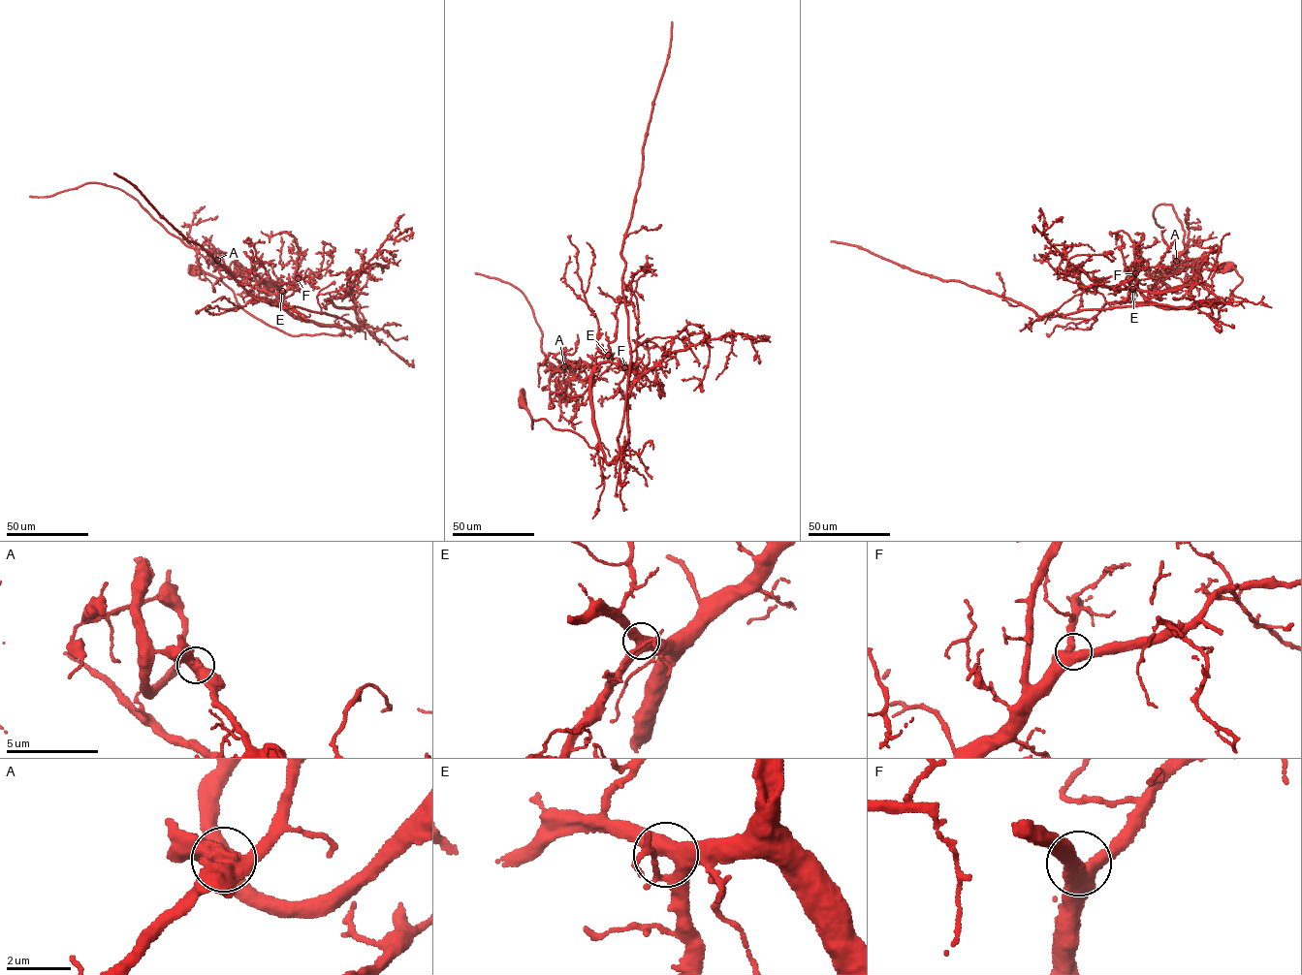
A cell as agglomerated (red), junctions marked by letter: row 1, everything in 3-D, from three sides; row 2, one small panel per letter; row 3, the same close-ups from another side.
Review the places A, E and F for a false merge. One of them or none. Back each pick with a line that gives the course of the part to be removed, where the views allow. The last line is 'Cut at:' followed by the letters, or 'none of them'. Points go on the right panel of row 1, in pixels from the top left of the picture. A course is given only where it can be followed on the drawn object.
A: Course of the part to remove: (1176, 261), (1178, 254), (1186, 251), (1185, 233), (1171, 204), (1160, 204), (1155, 208), (1157, 224), (1162, 227)
Cut at: A

